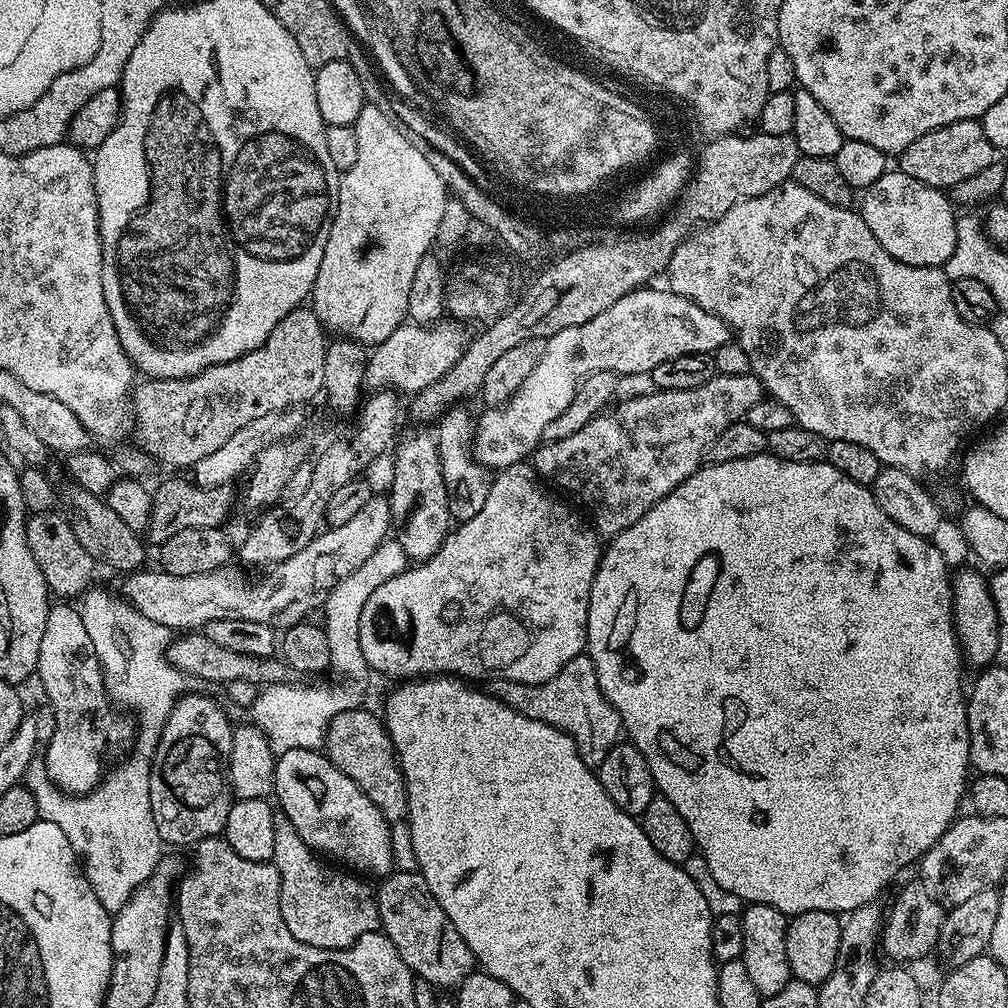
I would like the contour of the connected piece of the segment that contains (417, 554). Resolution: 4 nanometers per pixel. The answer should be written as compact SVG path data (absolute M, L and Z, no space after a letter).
M408 432L395 445L394 472L388 490L389 504L395 517L400 518L413 506L398 541L406 556L414 562L423 563L441 549L442 542L452 529L449 514L449 496L442 478L439 445L437 441L420 432Z

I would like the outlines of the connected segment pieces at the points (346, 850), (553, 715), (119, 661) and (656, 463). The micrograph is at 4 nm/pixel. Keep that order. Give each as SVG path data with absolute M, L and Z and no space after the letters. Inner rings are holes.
M295 748L279 753L276 762L275 799L280 799L279 811L294 824L302 841L316 854L329 852L329 857L352 854L367 861L380 851L381 869L393 867L392 829L389 821L370 802L370 798L323 751ZM366 839L366 845L358 844Z
M587 655L575 656L554 678L545 684L523 684L509 680L491 681L490 691L496 699L508 704L516 712L526 718L534 718L538 722L546 722L559 732L565 732L574 742L582 762L589 766L599 766L602 758L618 742L616 735L621 735L620 716L606 697L600 692L593 675L592 662Z
M89 590L84 593L79 609L82 622L86 626L86 634L90 634L90 642L94 642L94 650L100 659L100 669L104 671L104 689L108 691L109 701L116 706L125 704L126 707L140 712L140 729L136 732L136 749L133 750L132 757L125 764L118 765L112 773L109 771L92 791L83 794L61 791L48 779L47 771L40 766L30 767L26 777L26 786L34 794L34 802L38 802L40 819L54 822L54 826L58 826L58 830L66 834L94 894L98 894L98 900L110 914L120 912L122 906L130 902L132 895L157 871L162 860L162 841L158 826L154 826L154 810L150 810L152 757L156 755L156 747L168 715L185 691L183 688L186 680L185 673L166 655L170 644L169 628L152 620L145 612L139 612L127 599L117 596Z
M728 372L725 376L713 375L712 379L697 388L673 392L651 391L645 396L632 396L629 400L621 399L613 403L599 416L586 422L586 426L582 426L578 434L541 443L530 457L533 469L545 481L553 480L558 487L565 488L572 496L577 496L601 520L601 533L604 531L612 534L617 531L621 523L620 508L629 508L632 514L639 514L645 508L656 504L666 494L673 492L682 481L701 467L705 459L704 451L712 443L715 445L730 425L741 423L747 417L750 406L754 406L754 402L763 400L766 396L764 385L757 376L743 376L740 372Z

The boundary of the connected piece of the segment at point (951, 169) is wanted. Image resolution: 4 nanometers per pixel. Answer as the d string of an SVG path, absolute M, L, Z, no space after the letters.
M979 119L959 120L927 132L905 152L899 153L898 160L899 171L910 174L910 178L918 178L918 182L929 184L932 188L950 190L953 185L990 166L994 161L994 149L983 134Z

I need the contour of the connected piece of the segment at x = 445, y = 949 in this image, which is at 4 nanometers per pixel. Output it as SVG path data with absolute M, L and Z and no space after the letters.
M393 871L375 889L380 911L380 928L399 946L400 955L413 973L419 974L433 989L455 989L474 970L474 957L466 942L454 930L448 915L431 898L426 898L424 877L416 872Z

